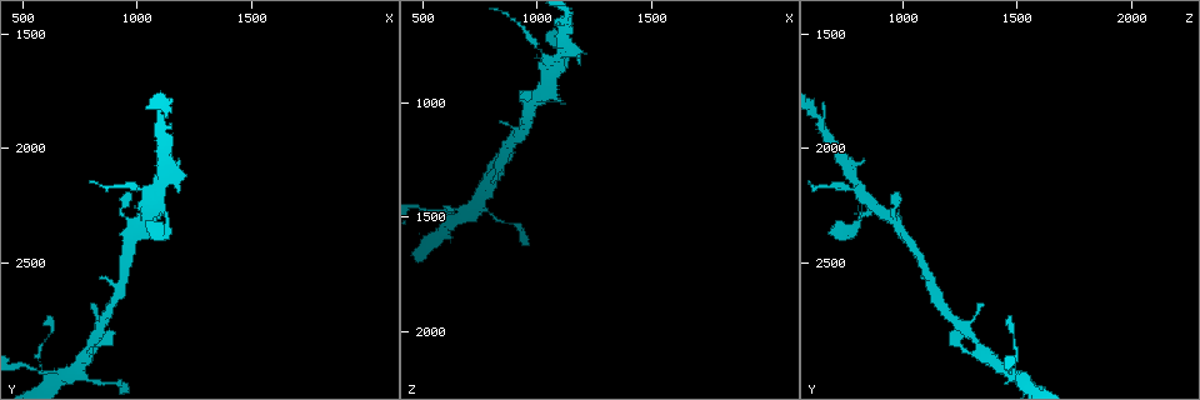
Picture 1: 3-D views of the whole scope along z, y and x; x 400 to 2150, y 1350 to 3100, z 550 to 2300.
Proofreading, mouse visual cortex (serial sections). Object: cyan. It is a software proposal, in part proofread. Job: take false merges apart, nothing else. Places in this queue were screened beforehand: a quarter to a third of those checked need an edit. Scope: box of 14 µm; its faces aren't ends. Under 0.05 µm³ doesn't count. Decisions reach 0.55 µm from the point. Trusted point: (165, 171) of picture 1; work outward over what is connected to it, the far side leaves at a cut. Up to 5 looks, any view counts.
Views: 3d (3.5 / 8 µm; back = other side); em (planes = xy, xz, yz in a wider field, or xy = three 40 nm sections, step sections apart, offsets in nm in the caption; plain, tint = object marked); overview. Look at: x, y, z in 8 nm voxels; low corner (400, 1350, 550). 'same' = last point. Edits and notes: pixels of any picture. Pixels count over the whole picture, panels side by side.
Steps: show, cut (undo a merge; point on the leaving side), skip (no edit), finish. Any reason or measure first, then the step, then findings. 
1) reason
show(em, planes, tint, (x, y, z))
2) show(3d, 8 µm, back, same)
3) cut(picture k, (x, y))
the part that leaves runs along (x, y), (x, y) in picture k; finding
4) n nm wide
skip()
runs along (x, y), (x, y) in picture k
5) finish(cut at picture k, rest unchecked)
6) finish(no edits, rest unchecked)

narrows sharply
show(3d, 8 µm, (990, 2170, 760))

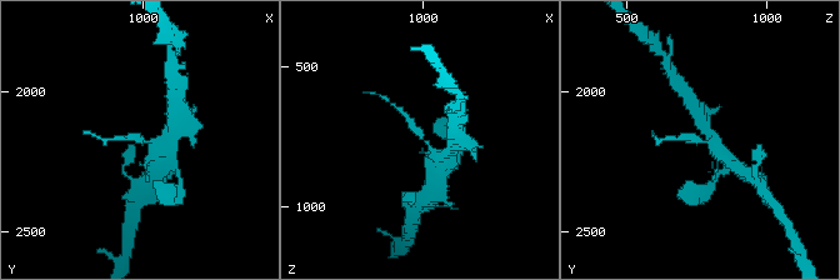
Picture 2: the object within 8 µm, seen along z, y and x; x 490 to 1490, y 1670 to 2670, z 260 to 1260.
closer look
show(3d, 3.5 µm, (1000, 2180, 750))

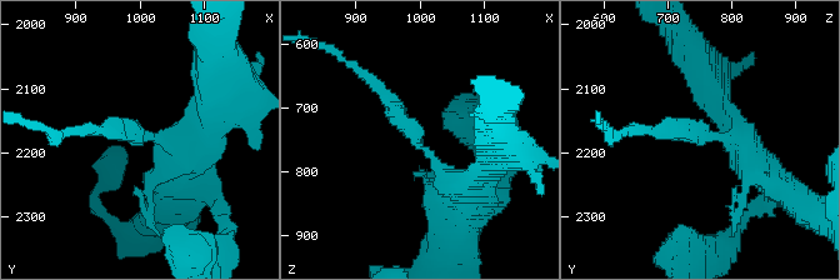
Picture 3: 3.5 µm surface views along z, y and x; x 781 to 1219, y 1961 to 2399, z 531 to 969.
cut(picture 3, (699, 140))
the part that leaves runs along (730, 140), (689, 129), (634, 129) in picture 3; a second cell is stuck on

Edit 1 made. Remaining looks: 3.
show(em, xy, step 1, tint, (700, 2990, 1480))

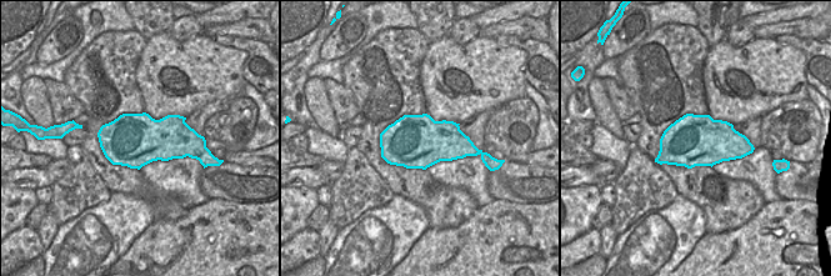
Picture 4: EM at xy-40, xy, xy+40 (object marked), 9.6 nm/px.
see where the arms go
show(3d, 3.5 µm, same)

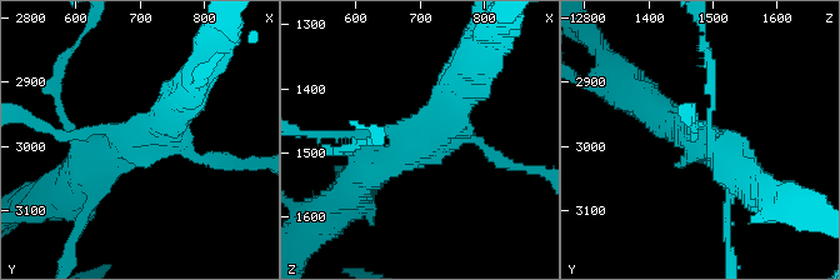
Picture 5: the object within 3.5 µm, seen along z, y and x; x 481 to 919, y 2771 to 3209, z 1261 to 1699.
skip()
runs along (456, 86), (449, 121), (360, 180) in picture 5; continuous, no second cell

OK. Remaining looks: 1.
finish(cut at picture 3, rest unchecked)

